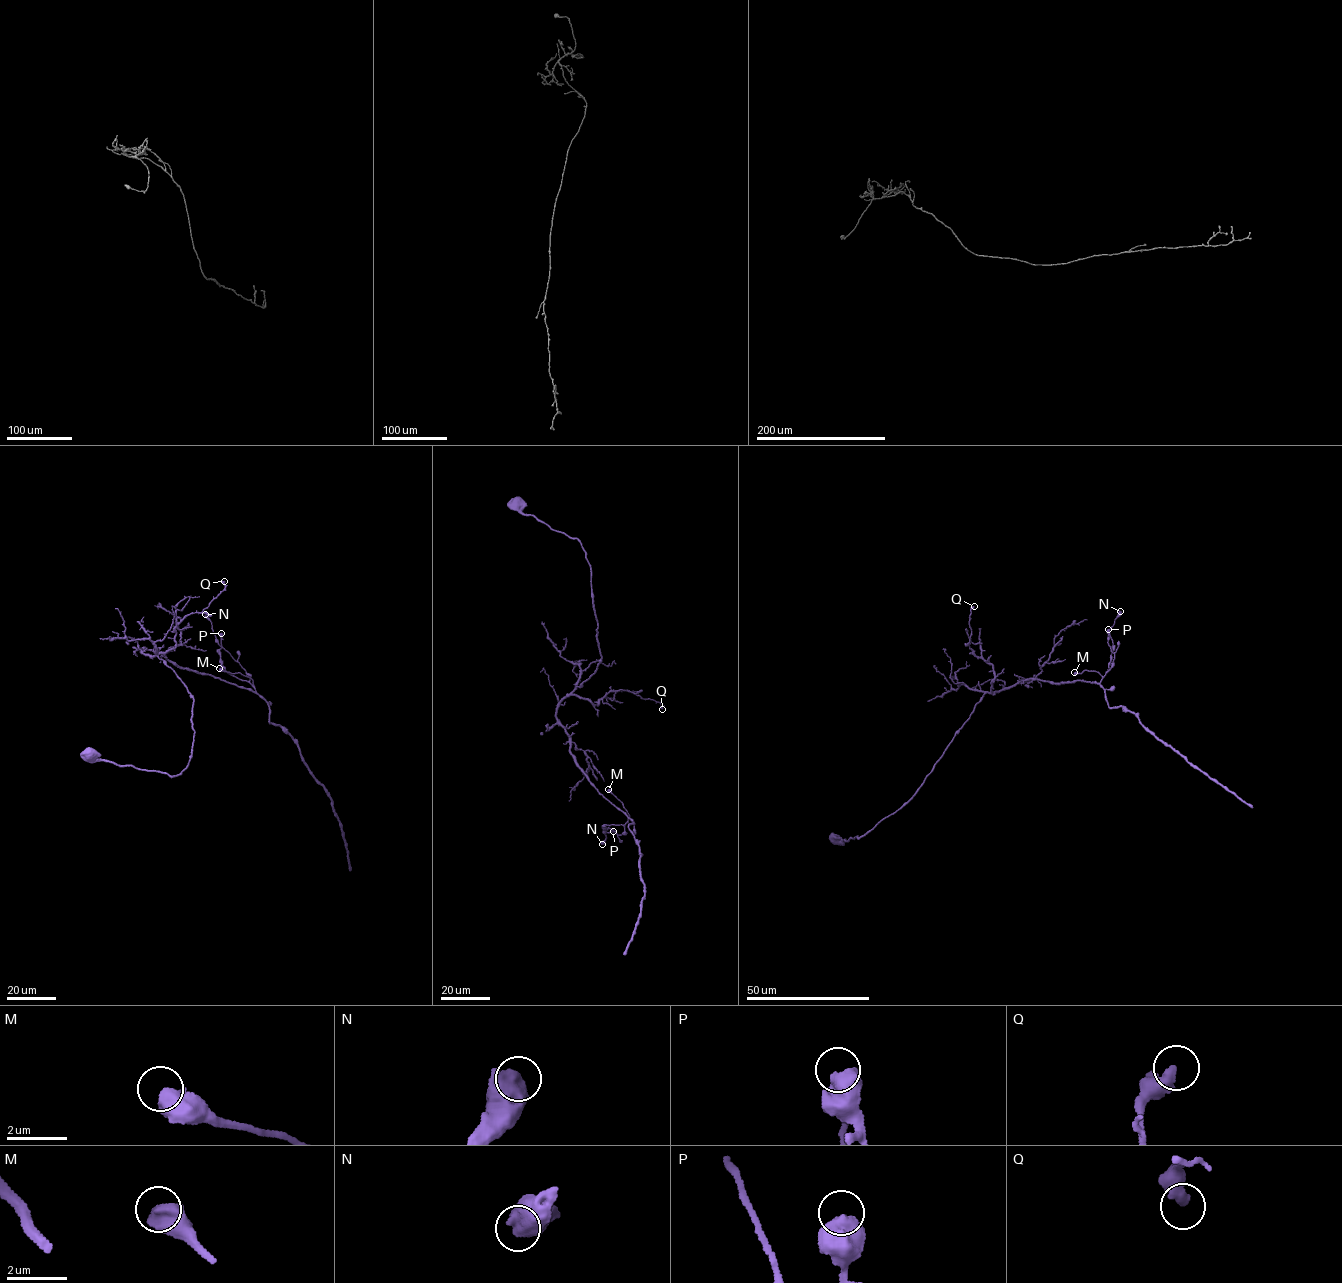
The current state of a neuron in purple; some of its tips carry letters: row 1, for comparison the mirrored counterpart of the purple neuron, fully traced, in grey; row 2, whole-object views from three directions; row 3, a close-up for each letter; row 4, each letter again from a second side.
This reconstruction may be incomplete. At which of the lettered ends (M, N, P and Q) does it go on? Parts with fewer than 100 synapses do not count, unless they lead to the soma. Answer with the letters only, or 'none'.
none

